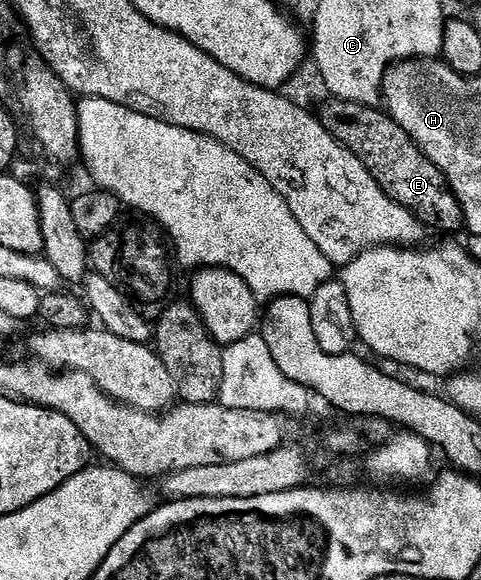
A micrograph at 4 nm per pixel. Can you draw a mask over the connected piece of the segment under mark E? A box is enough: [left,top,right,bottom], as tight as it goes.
[317,98,463,232]

